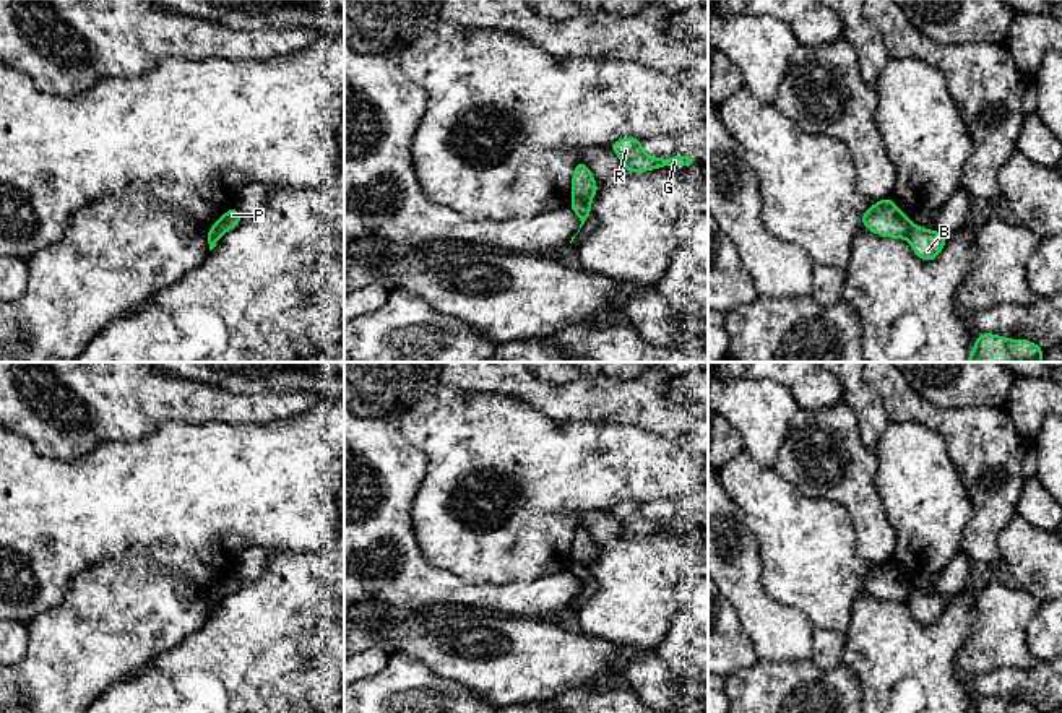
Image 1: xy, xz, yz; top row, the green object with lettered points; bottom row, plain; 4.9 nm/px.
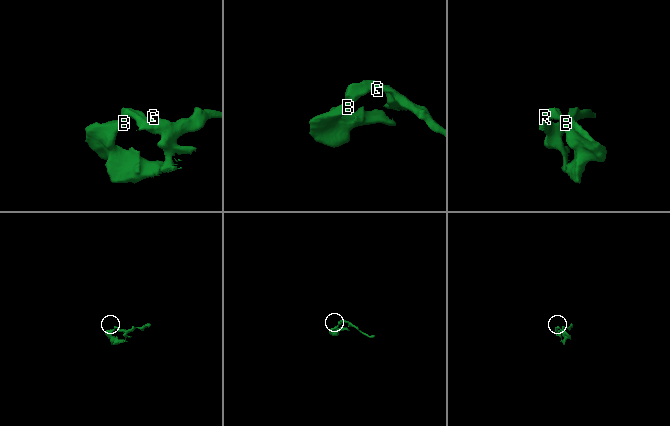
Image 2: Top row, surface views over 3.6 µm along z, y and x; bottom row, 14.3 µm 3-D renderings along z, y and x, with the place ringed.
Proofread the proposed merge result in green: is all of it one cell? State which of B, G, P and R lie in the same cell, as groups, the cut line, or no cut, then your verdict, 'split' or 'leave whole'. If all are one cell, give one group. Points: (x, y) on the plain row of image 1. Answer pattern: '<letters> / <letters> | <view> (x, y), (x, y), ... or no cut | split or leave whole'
B / G P R | xz (574, 561), (588, 569) | split

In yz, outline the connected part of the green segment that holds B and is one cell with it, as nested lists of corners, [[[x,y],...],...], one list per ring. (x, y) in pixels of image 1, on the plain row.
[[[913,590],[908,604],[914,614],[914,617],[924,624],[924,625],[932,625],[937,622],[937,619],[942,616],[945,606],[947,606],[947,598],[939,596],[939,594],[927,594],[919,590]]]

